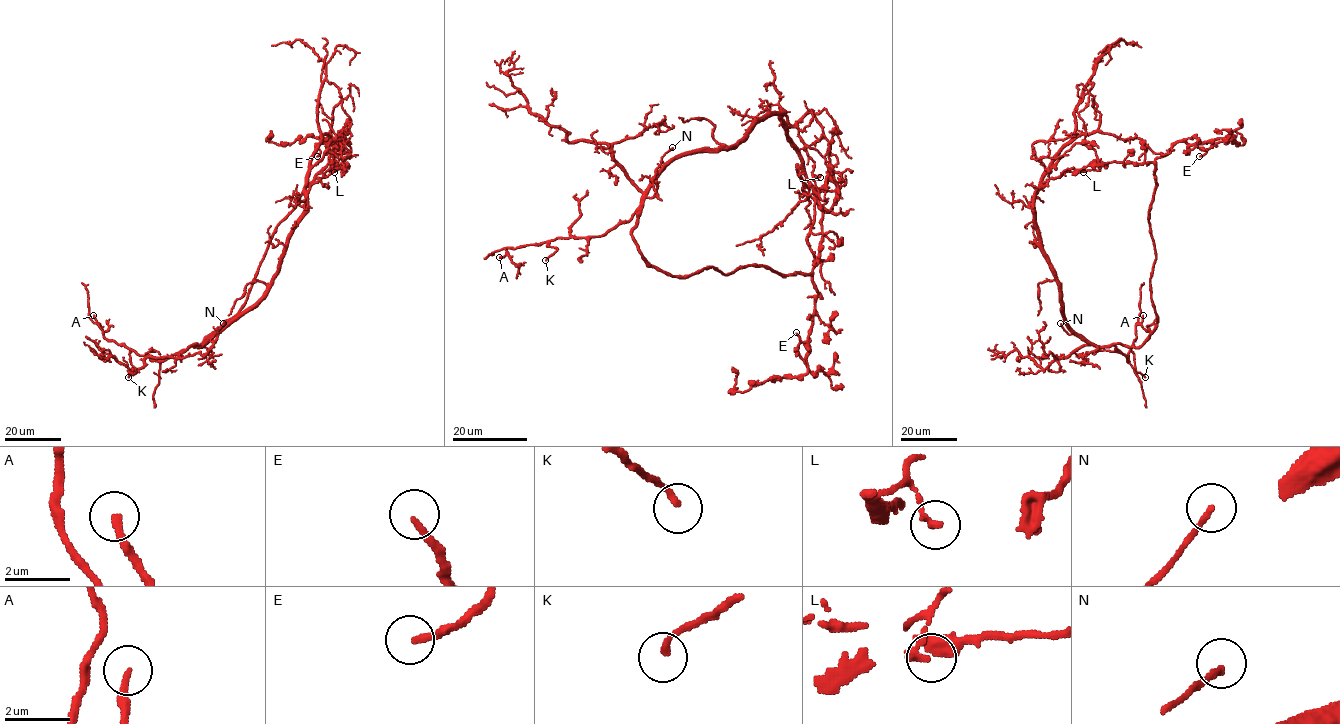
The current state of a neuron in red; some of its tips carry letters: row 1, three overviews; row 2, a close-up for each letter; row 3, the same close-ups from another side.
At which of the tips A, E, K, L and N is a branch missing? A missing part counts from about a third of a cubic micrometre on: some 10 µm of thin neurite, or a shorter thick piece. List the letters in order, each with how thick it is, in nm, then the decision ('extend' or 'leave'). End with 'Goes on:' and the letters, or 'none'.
A: 240 nm thick; extend
E: 200 nm thick; extend
K: 160 nm thick; leave
L: 240 nm thick; leave
N: 180 nm thick; leave
Goes on: A, E

